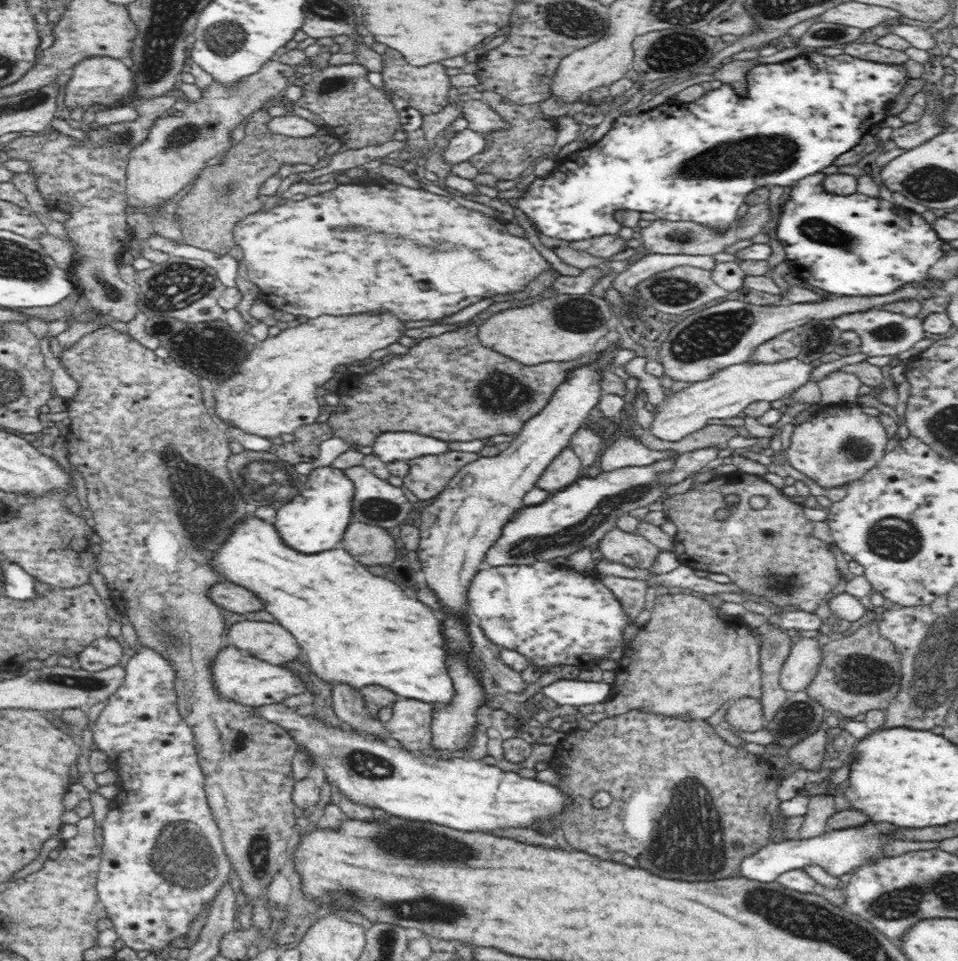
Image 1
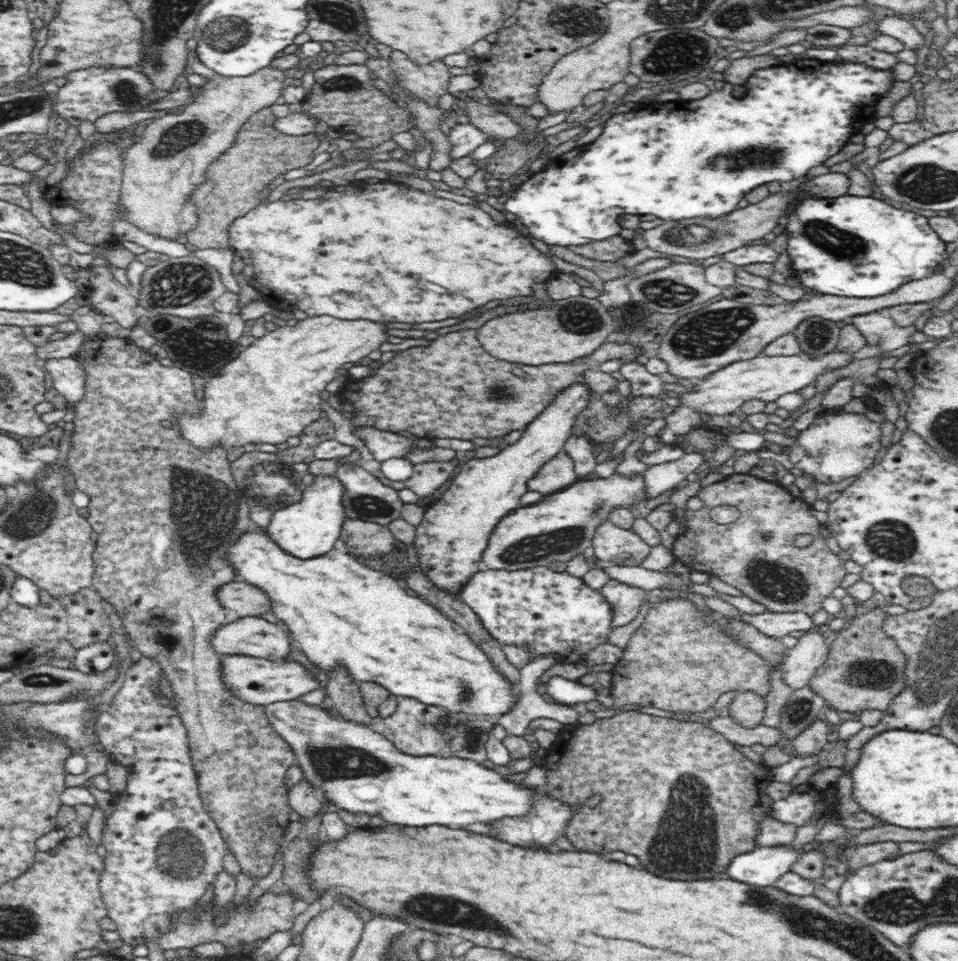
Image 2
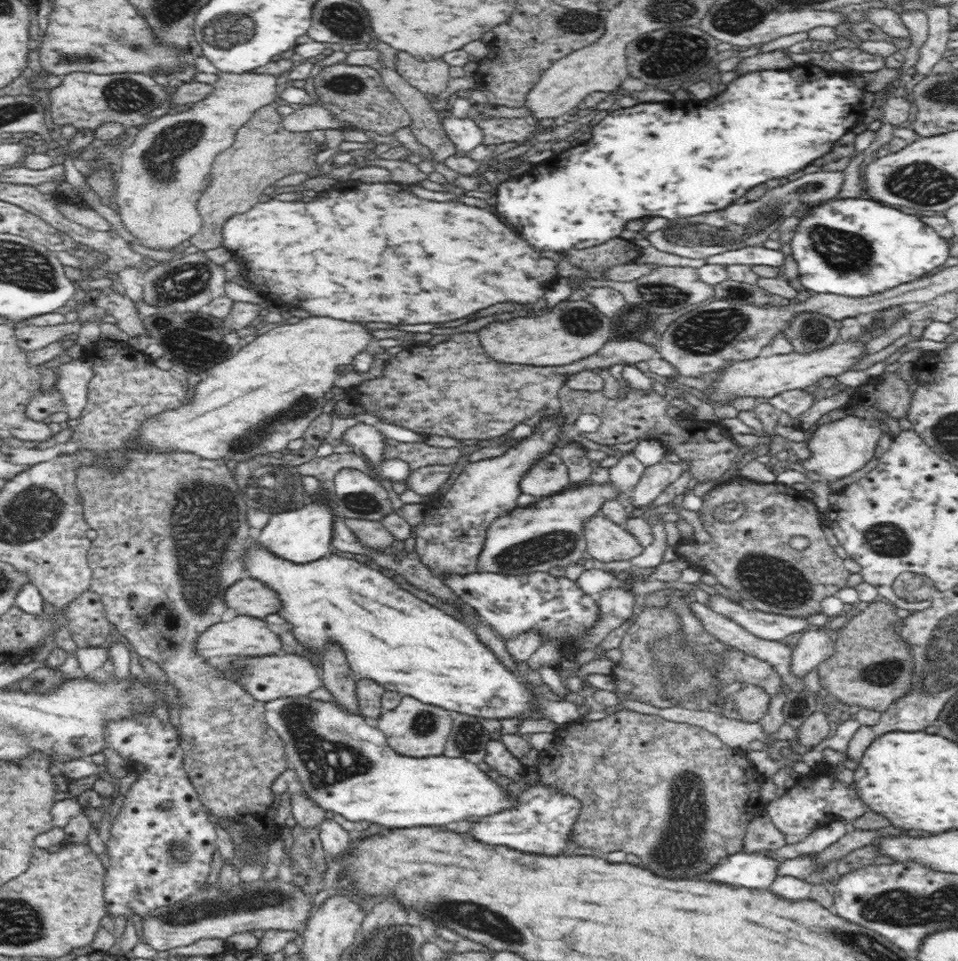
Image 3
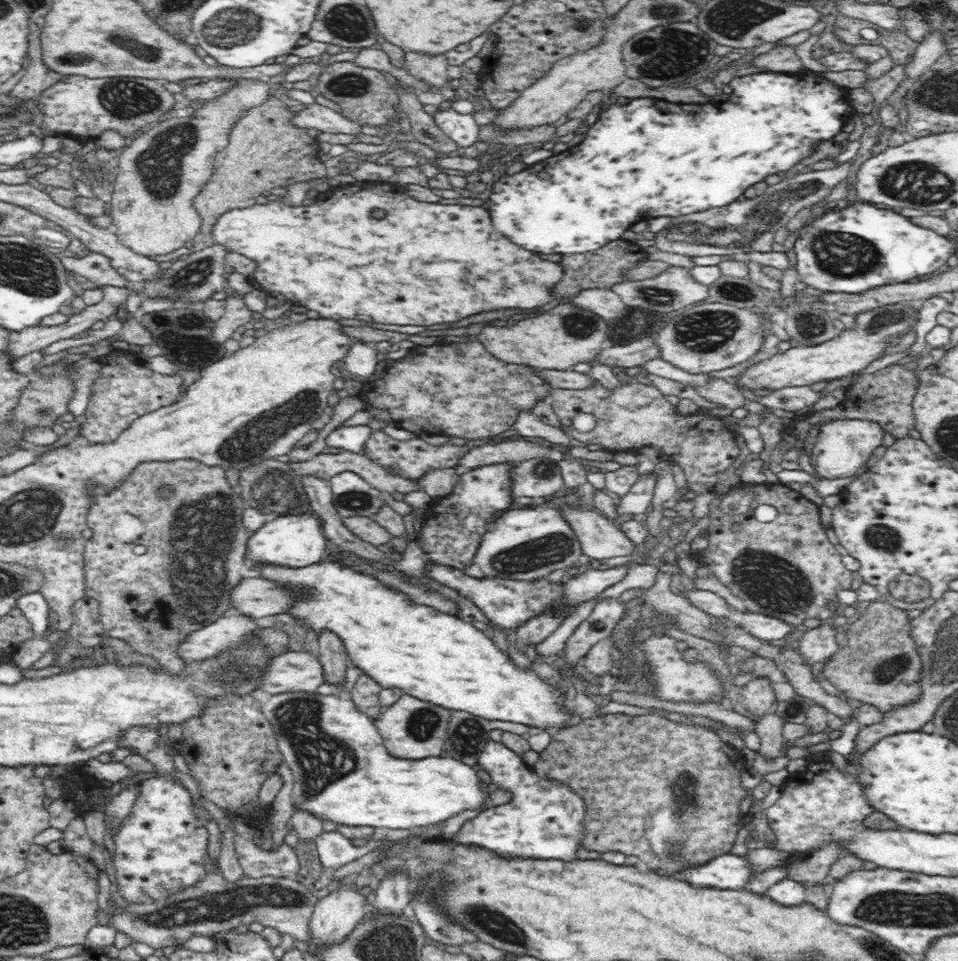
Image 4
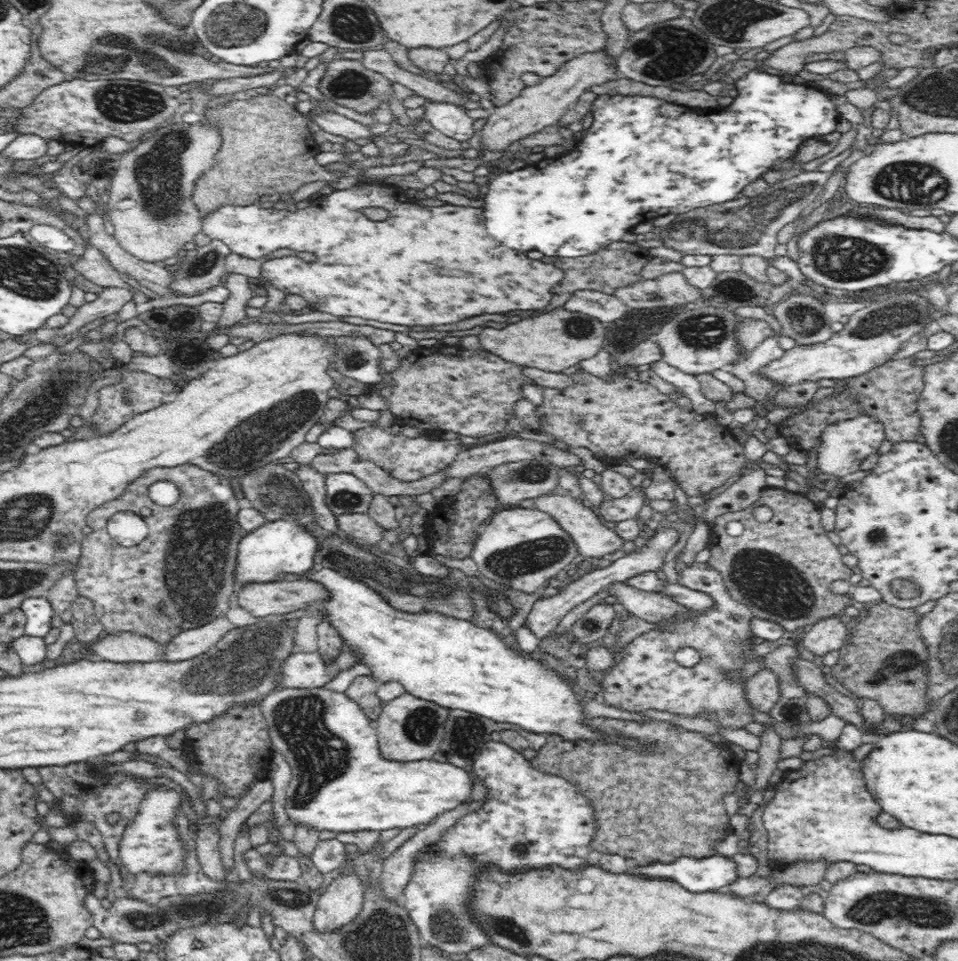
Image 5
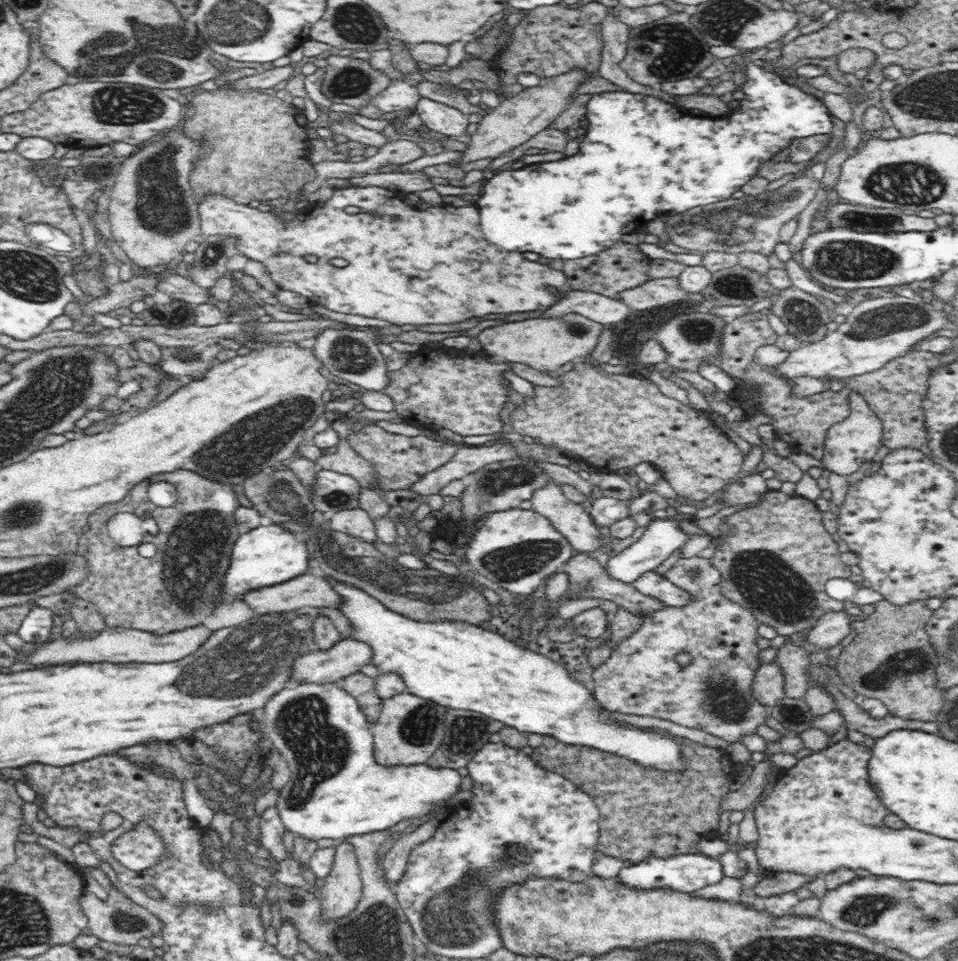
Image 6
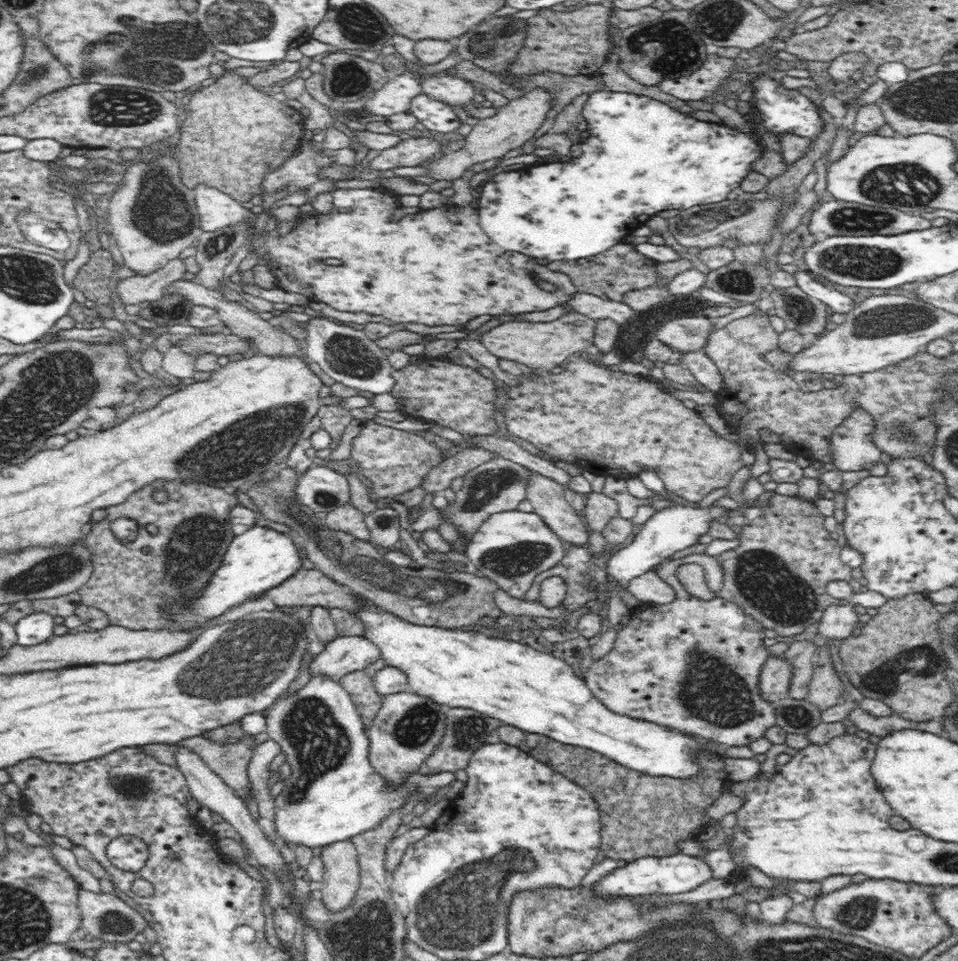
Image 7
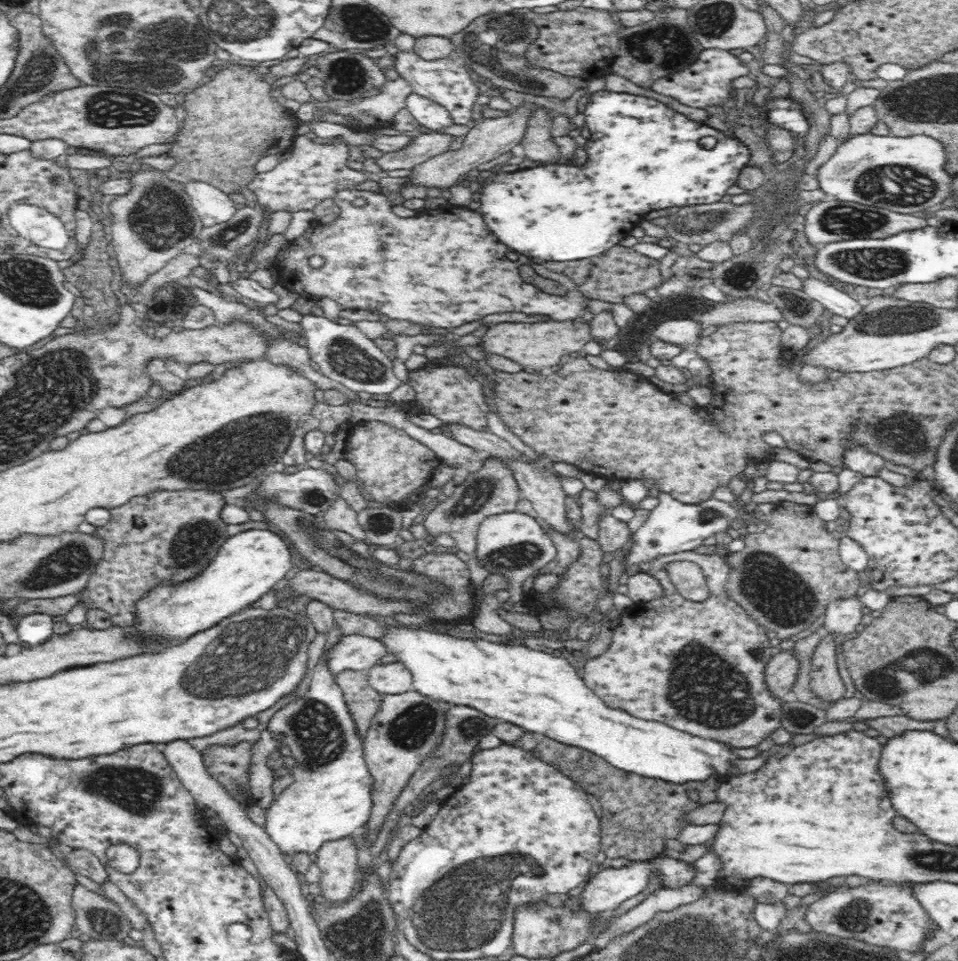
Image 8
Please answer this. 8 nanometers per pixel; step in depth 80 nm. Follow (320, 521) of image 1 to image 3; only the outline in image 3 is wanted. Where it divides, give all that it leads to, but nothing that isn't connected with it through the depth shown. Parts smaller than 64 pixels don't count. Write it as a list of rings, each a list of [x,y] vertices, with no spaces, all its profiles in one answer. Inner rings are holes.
[[[322,482],[316,495],[310,495],[310,502],[297,510],[275,513],[271,516],[266,528],[259,530],[258,542],[280,556],[280,559],[288,560],[289,563],[304,564],[314,563],[314,560],[325,558],[330,553],[332,540],[334,540],[334,522],[336,522],[336,508],[333,506],[336,498],[336,486],[334,482]]]

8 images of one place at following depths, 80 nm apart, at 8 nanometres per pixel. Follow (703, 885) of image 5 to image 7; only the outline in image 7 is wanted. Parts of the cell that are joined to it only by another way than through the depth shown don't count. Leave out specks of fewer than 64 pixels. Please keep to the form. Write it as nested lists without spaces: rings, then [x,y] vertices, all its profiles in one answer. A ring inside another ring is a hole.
[[[682,853],[665,857],[650,856],[618,867],[595,883],[595,892],[598,896],[673,895],[690,892],[712,879],[713,870],[702,857]]]

